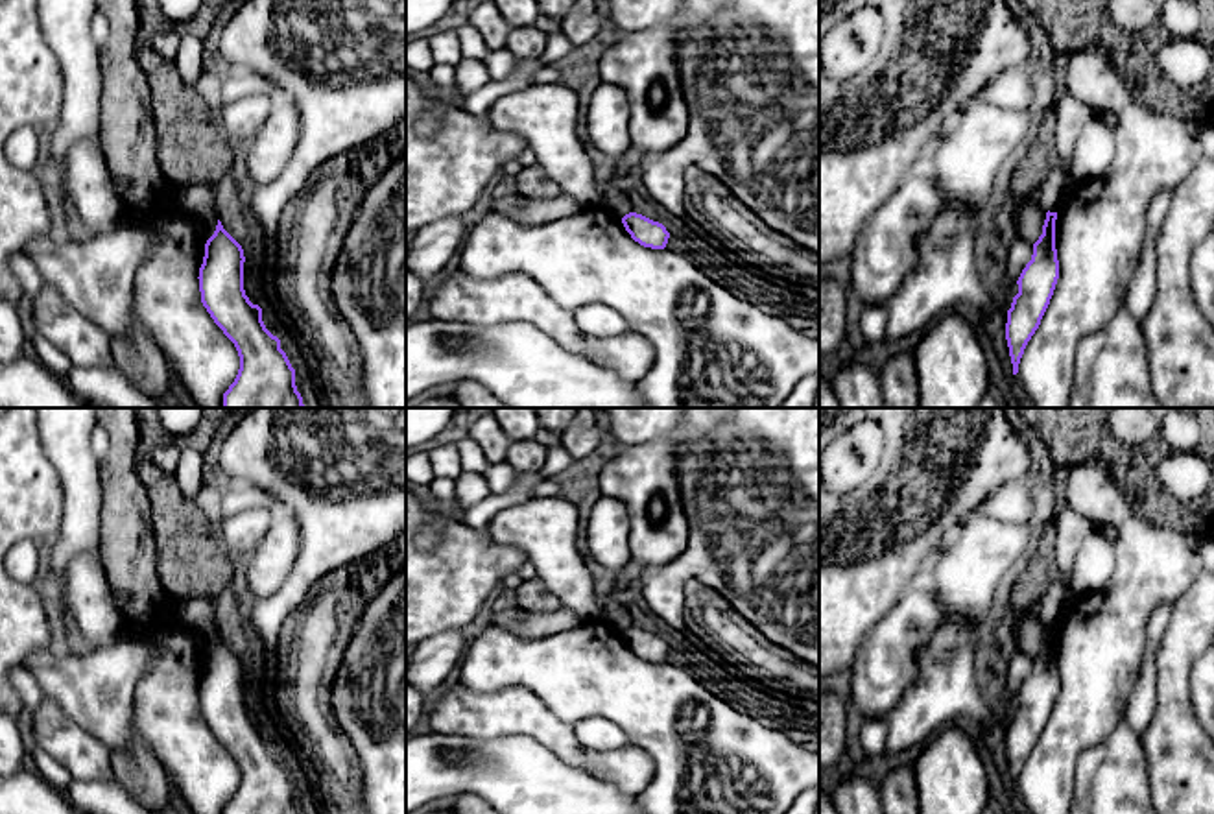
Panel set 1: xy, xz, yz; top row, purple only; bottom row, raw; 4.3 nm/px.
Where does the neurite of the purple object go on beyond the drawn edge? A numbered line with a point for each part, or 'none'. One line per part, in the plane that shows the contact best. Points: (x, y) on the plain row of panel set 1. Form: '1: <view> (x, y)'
none

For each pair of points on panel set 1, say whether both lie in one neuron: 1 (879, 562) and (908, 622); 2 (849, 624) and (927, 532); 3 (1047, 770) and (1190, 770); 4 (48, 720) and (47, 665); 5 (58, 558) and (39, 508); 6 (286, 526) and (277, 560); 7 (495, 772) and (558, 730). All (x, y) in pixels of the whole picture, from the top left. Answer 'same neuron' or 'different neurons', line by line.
1: different neurons
2: same neuron
3: different neurons
4: different neurons
5: different neurons
6: same neuron
7: different neurons

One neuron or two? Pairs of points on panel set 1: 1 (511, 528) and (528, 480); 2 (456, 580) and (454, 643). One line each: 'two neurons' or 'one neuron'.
1: two neurons
2: two neurons

